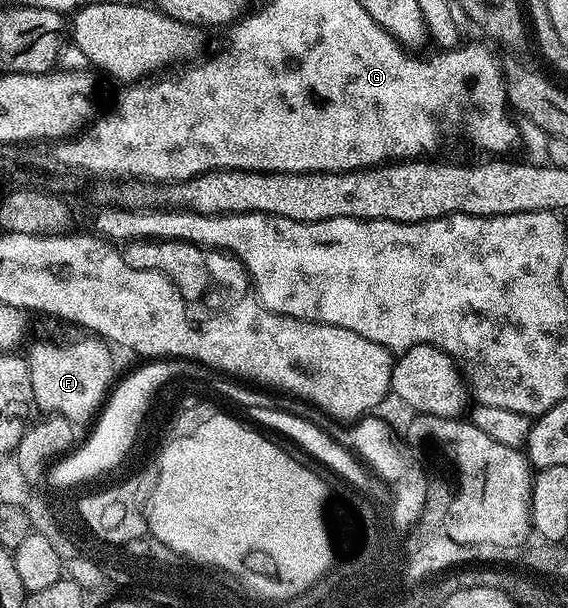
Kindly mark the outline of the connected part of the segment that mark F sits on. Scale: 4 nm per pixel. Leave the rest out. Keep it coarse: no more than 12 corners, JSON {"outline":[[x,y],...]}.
{"outline":[[110,343],[29,346],[38,411],[92,423],[109,397]]}

